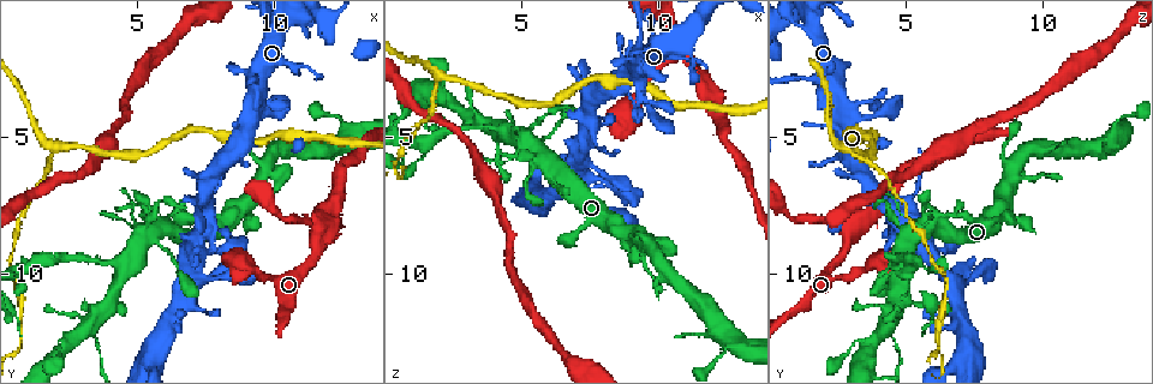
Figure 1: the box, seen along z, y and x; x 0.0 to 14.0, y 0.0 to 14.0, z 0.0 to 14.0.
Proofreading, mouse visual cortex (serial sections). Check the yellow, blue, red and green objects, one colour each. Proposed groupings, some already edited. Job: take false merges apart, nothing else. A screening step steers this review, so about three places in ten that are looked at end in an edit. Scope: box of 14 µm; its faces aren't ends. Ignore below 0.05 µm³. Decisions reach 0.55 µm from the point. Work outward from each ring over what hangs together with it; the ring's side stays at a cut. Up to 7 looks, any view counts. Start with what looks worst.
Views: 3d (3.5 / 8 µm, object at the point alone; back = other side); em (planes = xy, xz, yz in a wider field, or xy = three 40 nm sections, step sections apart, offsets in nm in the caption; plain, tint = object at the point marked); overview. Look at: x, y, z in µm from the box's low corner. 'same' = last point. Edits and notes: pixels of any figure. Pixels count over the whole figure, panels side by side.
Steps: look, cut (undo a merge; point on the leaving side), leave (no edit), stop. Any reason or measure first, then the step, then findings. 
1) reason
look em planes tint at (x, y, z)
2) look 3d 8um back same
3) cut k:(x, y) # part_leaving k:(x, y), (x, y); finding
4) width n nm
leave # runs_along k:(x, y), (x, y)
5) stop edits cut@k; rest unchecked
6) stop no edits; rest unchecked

abrupt turn
look 3d 3.5um at (2.0, 5.4, 2.9)

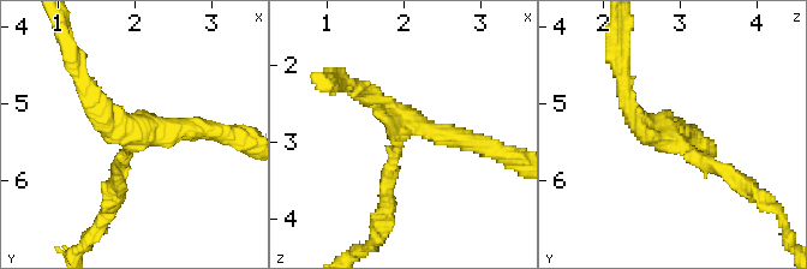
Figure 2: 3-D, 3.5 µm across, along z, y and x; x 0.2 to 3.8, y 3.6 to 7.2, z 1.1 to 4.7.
arm_widths 150, 250, 250 nm
leave # all the same cell

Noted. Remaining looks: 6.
sudden change in width
look 3d 3.5um at (5.6, 7.9, 5.8)

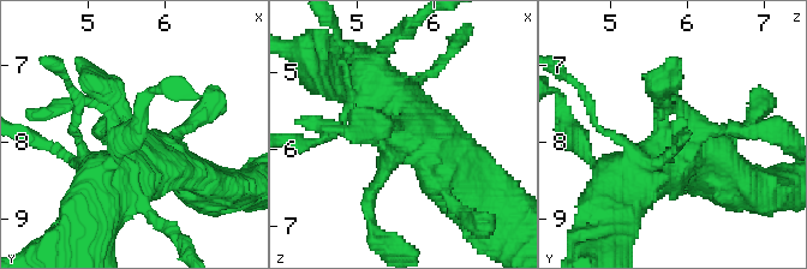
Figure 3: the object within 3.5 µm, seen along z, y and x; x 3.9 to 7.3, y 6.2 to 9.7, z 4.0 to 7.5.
look em xy step 3 tint at (5.55, 7.90, 5.70)

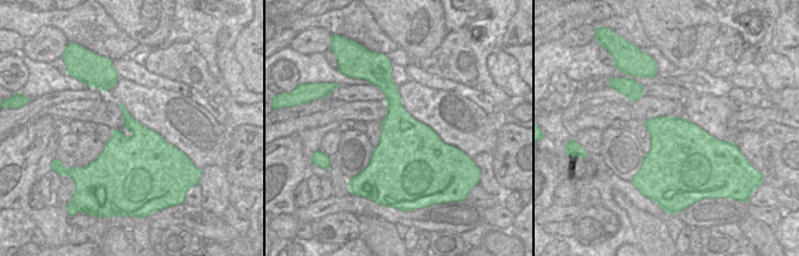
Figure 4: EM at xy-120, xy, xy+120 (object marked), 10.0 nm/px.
cut it another way
look em xy step 5 tint same

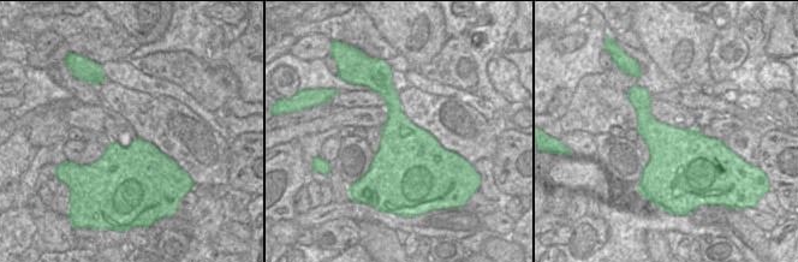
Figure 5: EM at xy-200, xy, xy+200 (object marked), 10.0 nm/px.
leave # one cell here

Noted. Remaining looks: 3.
thin arm on a thick one
look 3d 3.5um at (4.1, 9.5, 4.7)

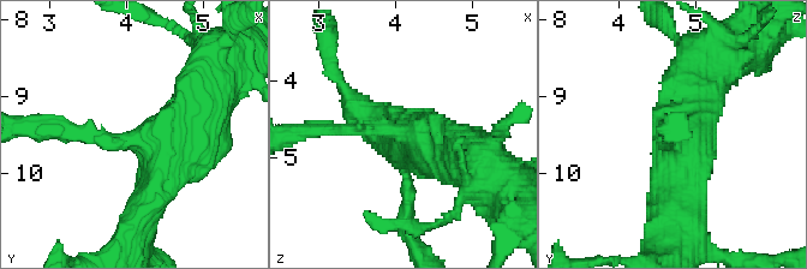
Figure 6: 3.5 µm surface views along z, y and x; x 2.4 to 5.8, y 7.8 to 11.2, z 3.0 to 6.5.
arms 3; arm_widths 200, 500, 700 nm
look em planes tint at (4.20, 9.55, 4.70)

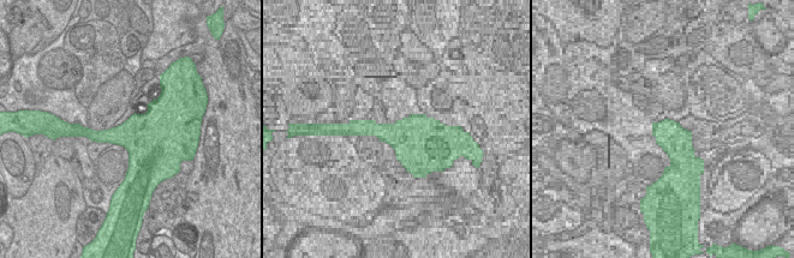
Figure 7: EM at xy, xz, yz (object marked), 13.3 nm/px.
leave # runs_along 6:(215, 81), (163, 143), (142, 217); continuous, no second cell

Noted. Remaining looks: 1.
stop no edits; rest unchecked

